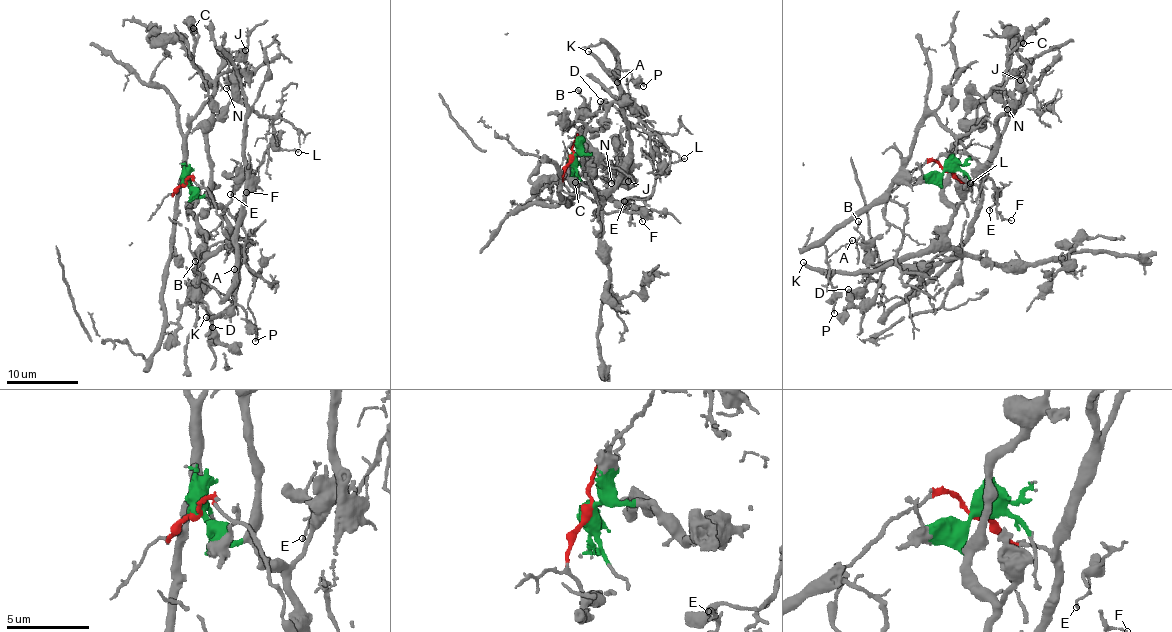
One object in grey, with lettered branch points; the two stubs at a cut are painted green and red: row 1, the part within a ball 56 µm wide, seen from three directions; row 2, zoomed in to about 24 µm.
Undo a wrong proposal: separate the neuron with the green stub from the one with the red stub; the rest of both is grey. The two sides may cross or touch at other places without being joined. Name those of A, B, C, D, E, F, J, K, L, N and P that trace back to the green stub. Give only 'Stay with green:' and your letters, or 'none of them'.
Stay with green: A, B, C, D, E, F, J, K, L, N, P

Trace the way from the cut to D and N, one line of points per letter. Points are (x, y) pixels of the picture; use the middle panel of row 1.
D: (571, 157), (599, 155), (619, 174), (613, 185), (590, 185), (585, 133), (601, 129), (601, 101)
N: (571, 157), (597, 155), (593, 148), (592, 157), (591, 154), (610, 168), (612, 184)

